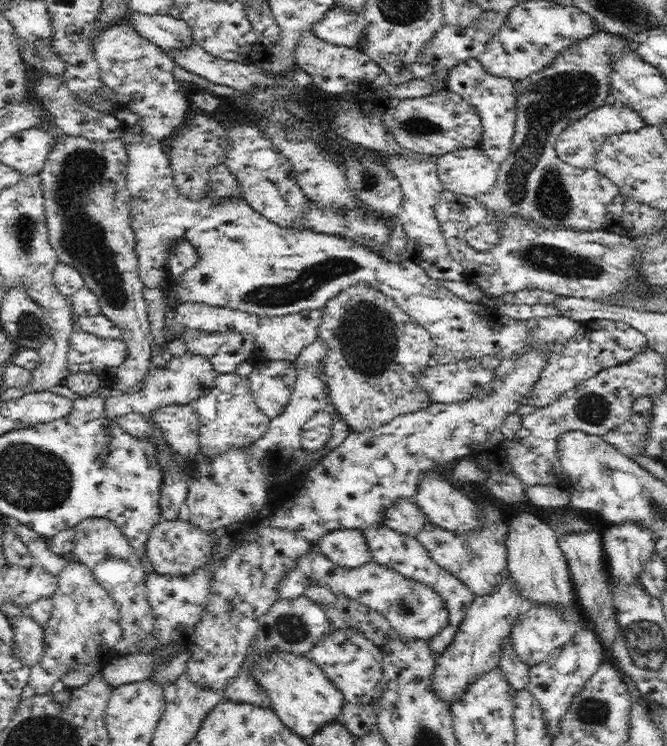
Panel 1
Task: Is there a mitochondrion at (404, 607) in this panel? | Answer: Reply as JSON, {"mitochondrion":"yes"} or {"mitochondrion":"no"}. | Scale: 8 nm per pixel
{"mitochondrion":"yes"}

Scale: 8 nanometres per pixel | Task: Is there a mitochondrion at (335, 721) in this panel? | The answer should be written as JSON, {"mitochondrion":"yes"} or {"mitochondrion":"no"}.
{"mitochondrion":"no"}

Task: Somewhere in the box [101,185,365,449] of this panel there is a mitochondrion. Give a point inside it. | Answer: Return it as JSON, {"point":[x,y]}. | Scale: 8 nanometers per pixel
{"point":[308,282]}

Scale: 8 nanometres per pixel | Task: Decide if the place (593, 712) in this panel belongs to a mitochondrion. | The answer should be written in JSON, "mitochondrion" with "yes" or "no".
{"mitochondrion":"yes"}

